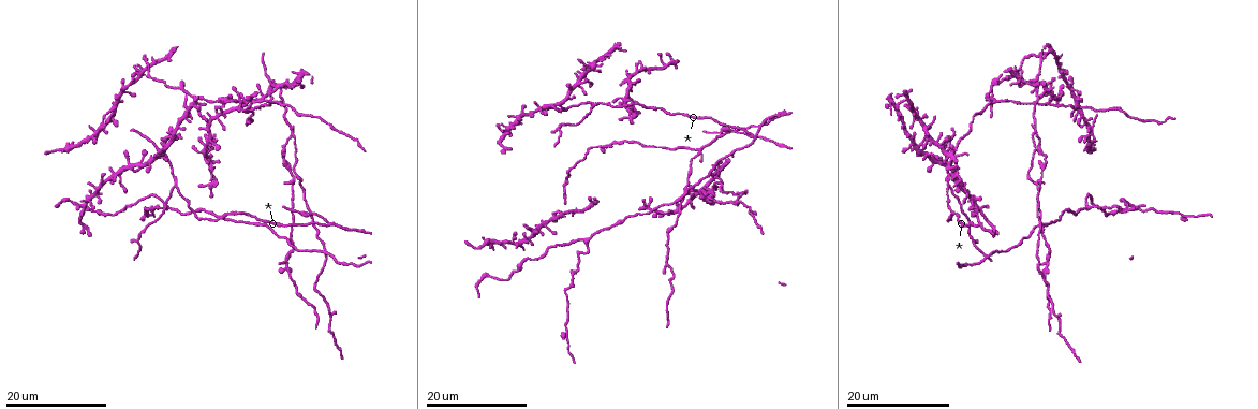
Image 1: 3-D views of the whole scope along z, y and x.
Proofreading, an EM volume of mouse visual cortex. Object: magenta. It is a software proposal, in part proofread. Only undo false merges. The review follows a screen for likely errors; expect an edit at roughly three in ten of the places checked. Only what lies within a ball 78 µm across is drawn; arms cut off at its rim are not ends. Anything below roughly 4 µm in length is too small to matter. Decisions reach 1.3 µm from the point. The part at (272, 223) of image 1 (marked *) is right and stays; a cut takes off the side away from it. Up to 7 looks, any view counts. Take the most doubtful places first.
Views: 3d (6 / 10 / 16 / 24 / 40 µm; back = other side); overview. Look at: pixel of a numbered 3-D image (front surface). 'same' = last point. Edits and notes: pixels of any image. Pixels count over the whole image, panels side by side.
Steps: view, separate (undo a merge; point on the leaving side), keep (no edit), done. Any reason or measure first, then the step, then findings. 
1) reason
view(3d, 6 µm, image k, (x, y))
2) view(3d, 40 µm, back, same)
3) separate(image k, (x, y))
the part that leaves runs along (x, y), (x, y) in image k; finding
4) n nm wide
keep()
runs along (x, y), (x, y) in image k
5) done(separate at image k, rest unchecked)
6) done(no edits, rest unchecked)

four arms meet
view(3d, 24 µm, image 1, (698, 150))

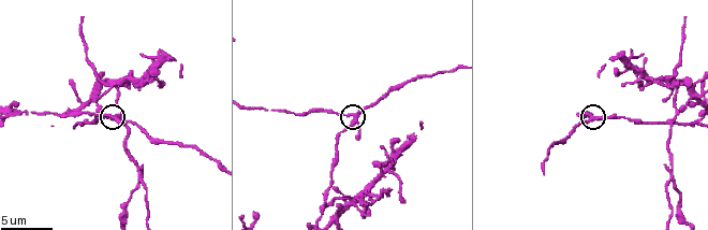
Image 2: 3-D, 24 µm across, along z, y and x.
view(3d, 6 µm, image 2, (592, 117))

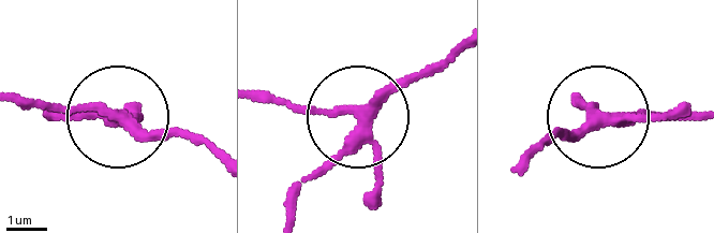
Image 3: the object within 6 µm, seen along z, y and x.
4 arms
keep()
runs along (698, 117), (592, 117), (526, 147) in image 3; continuous, no second cell

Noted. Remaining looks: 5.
a fork
view(3d, 16 µm, image 1, (595, 106))

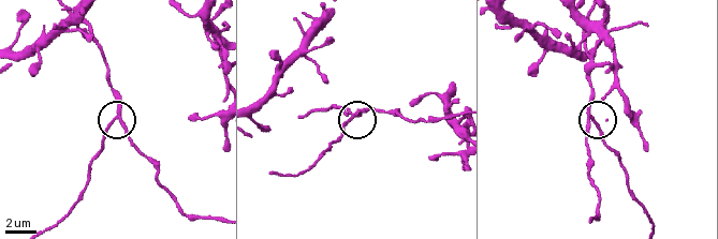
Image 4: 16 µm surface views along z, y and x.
view(3d, 10 µm, image 4, (591, 115))

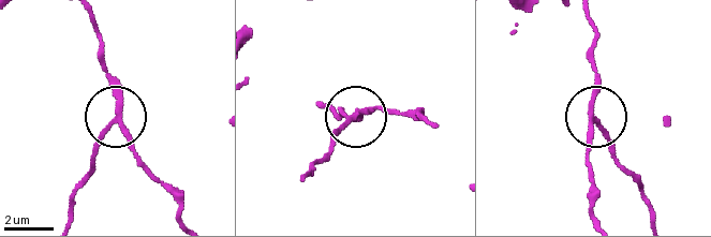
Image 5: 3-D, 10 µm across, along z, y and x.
3 arms
separate(image 5, (97, 141))
two cells meet here

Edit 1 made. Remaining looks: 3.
two arms in line, one across
view(3d, 16 µm, image 1, (748, 134))

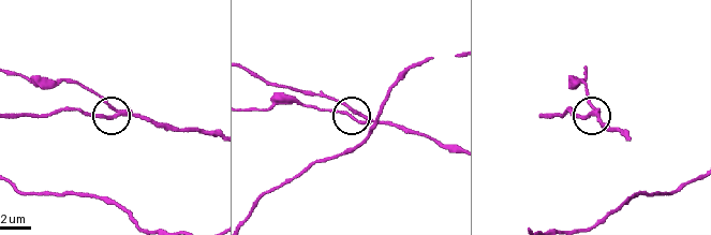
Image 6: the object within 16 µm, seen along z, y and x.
view(3d, 6 µm, image 6, (113, 108))

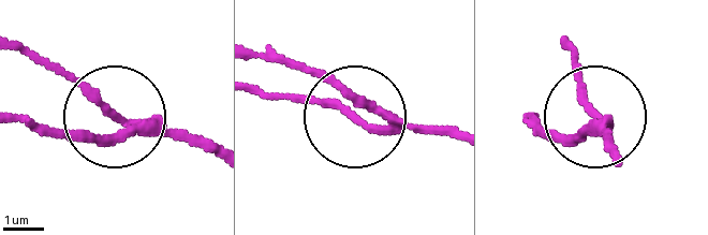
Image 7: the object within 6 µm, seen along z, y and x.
3 arms
separate(image 7, (103, 104))
the part that leaves runs along (148, 122), (111, 119), (18, 54) in image 7; a second cell is stuck on

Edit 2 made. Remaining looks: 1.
arms part here
view(3d, 10 µm, image 2, (77, 126))

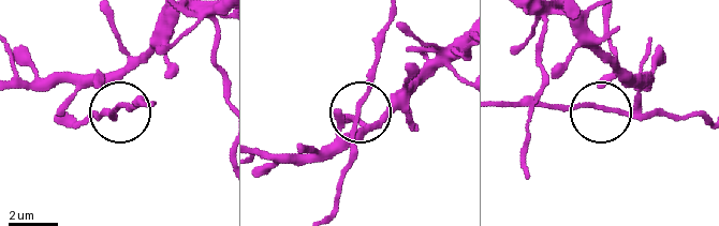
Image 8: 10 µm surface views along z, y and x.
keep()
one cell here

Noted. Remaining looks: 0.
done(separate at image 5, separate at image 7, rest unchecked)

